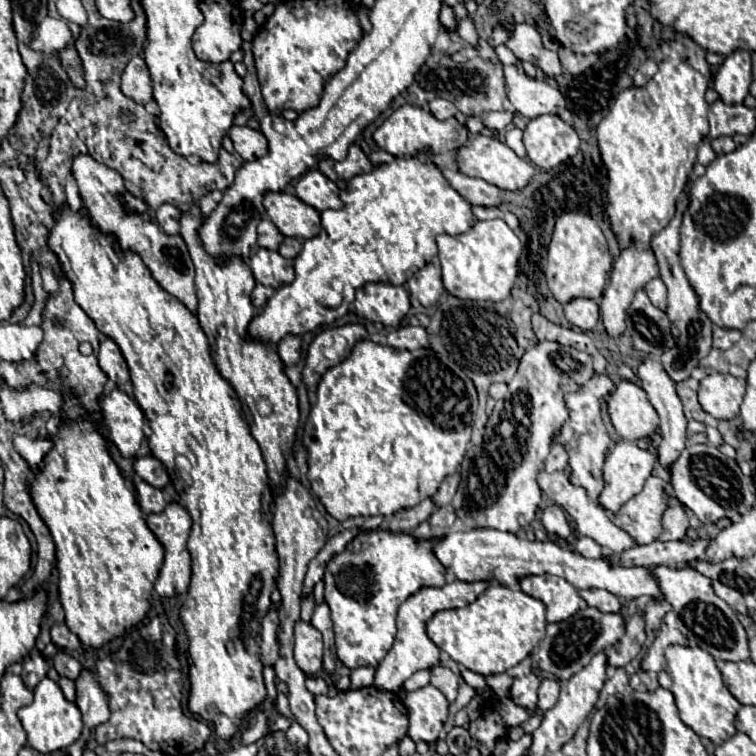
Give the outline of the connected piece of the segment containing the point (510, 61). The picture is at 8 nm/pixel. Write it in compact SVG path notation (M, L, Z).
M500 45L500 47L496 47L496 55L498 55L498 59L504 63L504 65L520 65L520 60L506 45Z

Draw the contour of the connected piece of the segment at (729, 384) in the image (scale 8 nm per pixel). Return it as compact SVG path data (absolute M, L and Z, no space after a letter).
M710 373L700 381L698 401L716 419L734 419L740 411L744 385L730 373Z

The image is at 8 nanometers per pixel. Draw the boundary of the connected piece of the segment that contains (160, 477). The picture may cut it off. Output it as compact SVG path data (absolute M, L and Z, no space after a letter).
M152 455L150 457L136 457L134 469L136 469L136 475L142 477L152 487L162 489L170 481L170 475L166 473L166 467L156 457L152 457Z

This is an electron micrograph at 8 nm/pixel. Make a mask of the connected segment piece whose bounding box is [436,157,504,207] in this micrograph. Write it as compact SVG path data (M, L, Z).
M436 157L436 165L442 169L450 187L456 189L468 203L484 205L484 207L498 207L504 203L500 197L500 189L496 185L490 185L482 179L462 175L456 169L452 157Z

